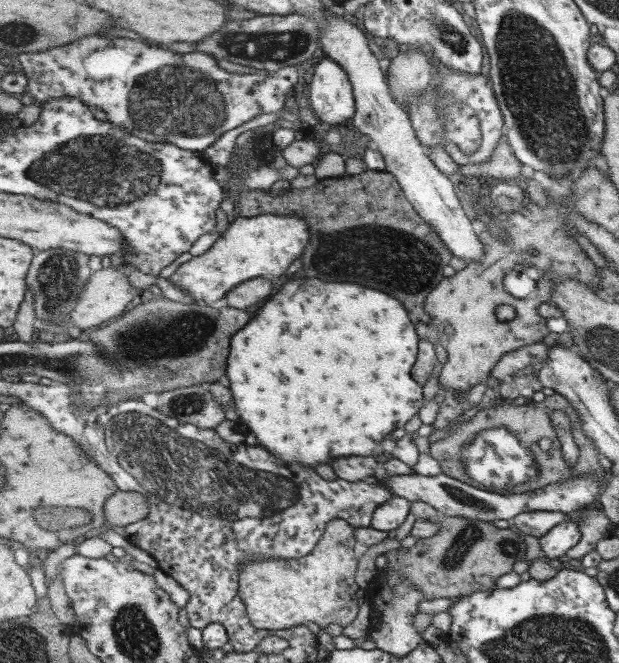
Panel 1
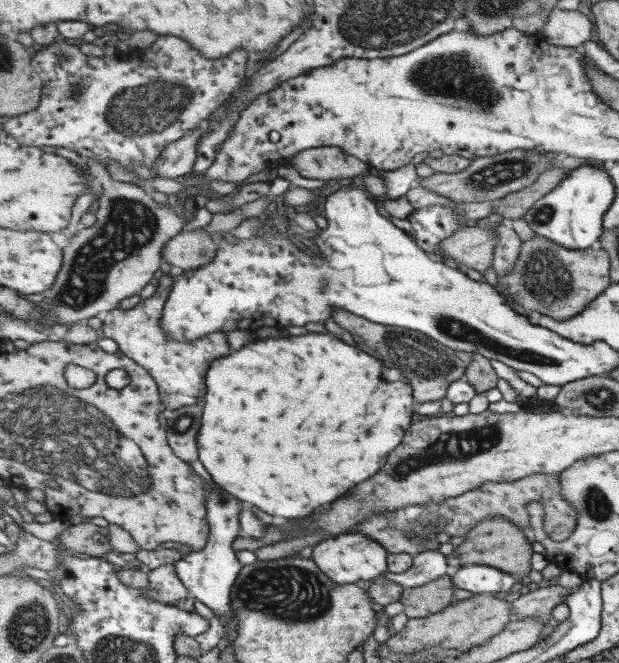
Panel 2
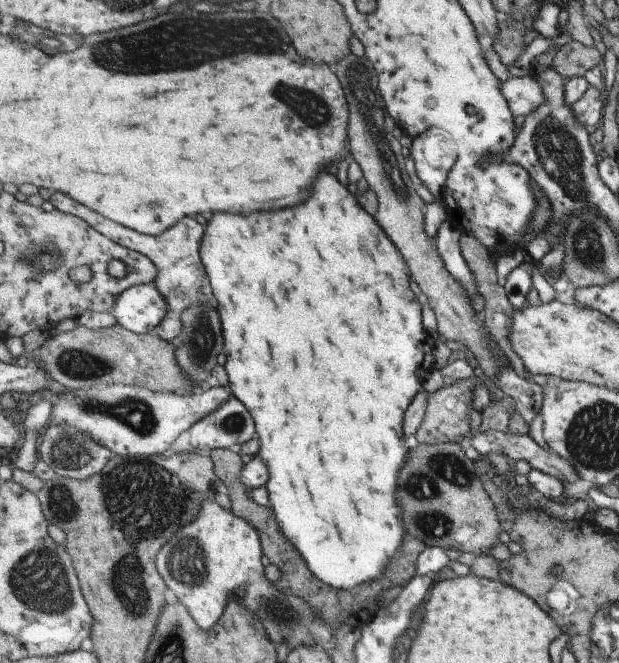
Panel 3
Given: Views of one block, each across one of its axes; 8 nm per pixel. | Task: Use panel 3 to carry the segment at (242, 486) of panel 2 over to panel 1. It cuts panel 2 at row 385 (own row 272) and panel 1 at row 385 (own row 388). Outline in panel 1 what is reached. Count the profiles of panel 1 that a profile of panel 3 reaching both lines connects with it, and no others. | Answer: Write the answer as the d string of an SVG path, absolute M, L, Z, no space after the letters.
M291 280L287 282L273 298L267 300L267 304L257 312L253 322L245 326L235 338L231 346L231 358L229 358L229 376L231 376L231 390L235 394L235 402L239 408L239 425L245 432L251 432L259 438L263 446L269 446L273 454L281 454L281 458L289 462L305 462L305 464L319 464L329 462L333 456L361 456L377 457L383 452L383 440L397 428L404 428L405 424L426 405L423 396L423 385L417 382L415 376L411 376L411 368L417 362L419 352L419 336L415 330L415 324L409 318L407 308L393 296L385 292L377 292L367 286L357 286L349 282L323 282L323 280Z

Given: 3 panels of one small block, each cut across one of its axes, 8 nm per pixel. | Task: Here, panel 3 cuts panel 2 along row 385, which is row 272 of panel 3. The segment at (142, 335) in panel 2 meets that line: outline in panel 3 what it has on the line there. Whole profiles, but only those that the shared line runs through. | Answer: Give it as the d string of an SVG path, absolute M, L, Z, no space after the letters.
M65 192L53 194L50 203L55 209L78 216L81 220L85 220L89 226L97 229L97 232L101 232L103 236L112 238L116 243L129 248L129 250L137 251L148 256L155 263L155 266L158 268L158 273L153 283L169 304L169 314L165 316L163 324L159 324L154 331L163 339L170 341L180 336L181 332L183 332L183 318L181 316L183 316L183 312L190 305L203 302L203 304L215 306L215 302L213 302L213 288L209 284L209 278L205 274L205 264L201 260L201 240L205 236L205 228L195 218L181 220L181 224L173 226L165 234L141 234L137 230L131 230L131 228L121 226L121 224L117 224L117 222L101 216L99 212L95 212L95 210L79 204L77 200L73 200Z

